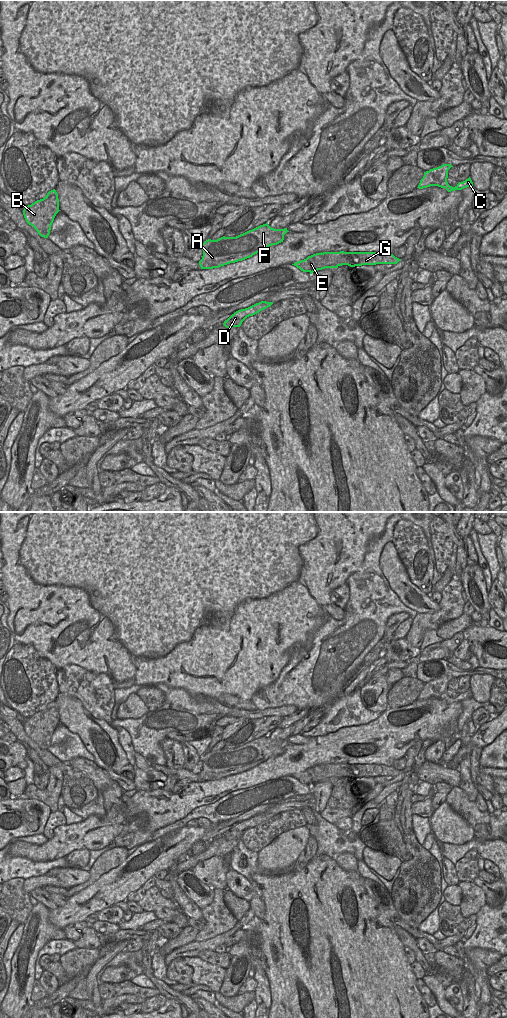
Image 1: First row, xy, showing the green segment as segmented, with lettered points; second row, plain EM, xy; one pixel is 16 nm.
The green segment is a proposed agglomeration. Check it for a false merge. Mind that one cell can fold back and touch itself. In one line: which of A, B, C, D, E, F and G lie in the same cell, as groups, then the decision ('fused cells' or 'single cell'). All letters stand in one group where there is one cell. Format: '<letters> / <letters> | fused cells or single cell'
A B E F G / C D | fused cells

